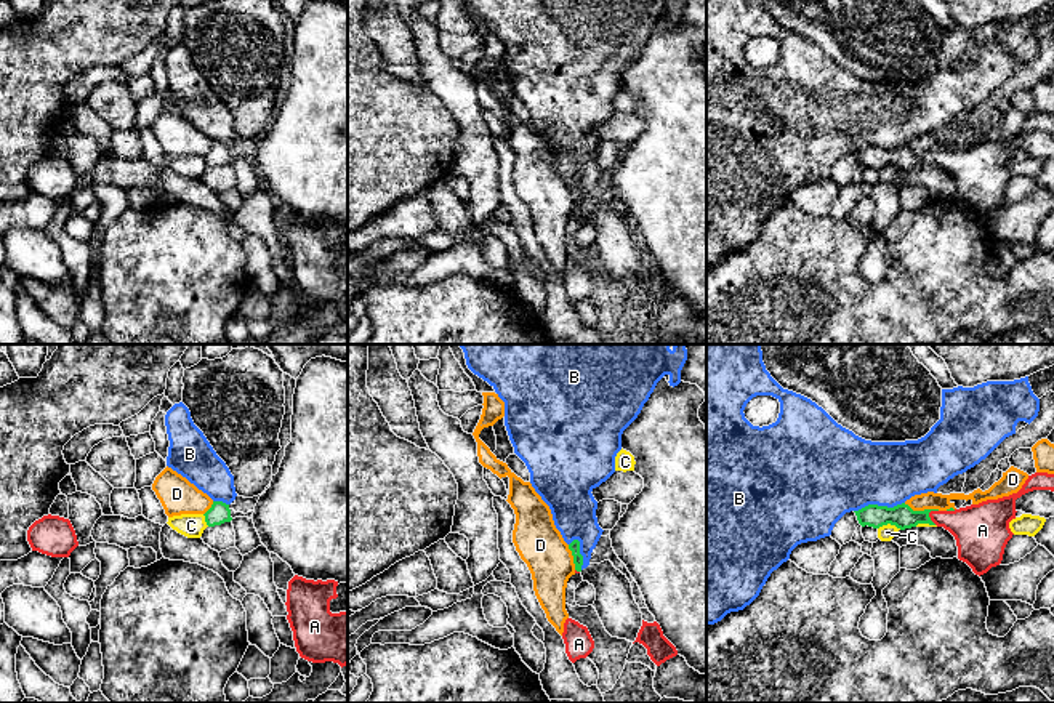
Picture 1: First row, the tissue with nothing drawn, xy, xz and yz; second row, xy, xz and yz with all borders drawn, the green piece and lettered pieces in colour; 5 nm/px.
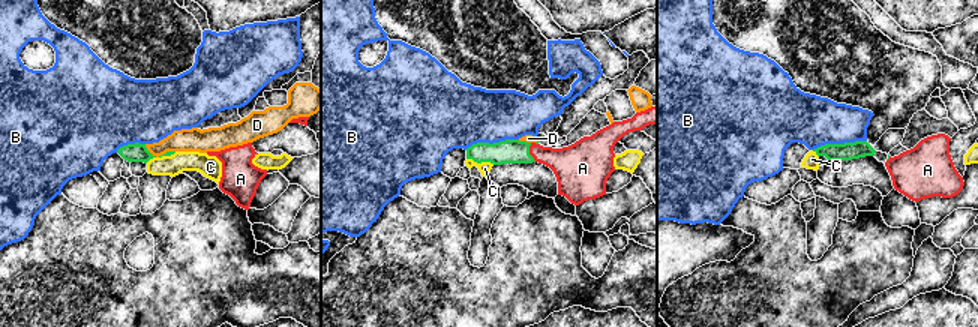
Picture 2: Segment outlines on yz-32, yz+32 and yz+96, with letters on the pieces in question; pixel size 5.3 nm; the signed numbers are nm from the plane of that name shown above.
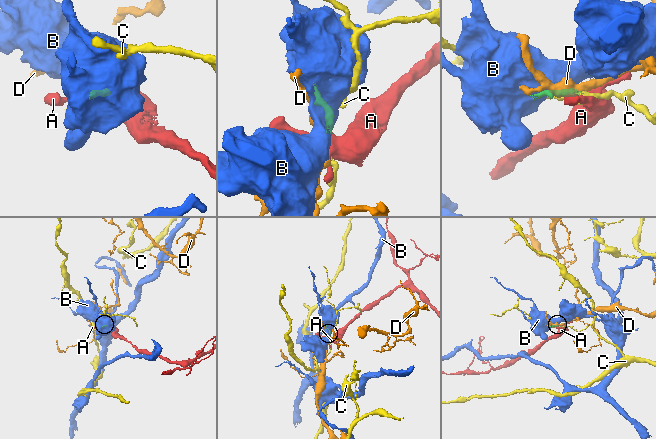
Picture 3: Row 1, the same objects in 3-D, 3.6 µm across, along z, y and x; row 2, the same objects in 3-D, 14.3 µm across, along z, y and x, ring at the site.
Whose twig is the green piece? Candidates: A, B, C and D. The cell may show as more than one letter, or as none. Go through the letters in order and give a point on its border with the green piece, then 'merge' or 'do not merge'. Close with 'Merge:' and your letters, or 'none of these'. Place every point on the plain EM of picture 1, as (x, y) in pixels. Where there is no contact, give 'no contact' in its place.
A: contact yz (929, 159); merge
B: contact yz (878, 148); do not merge
C: contact yz (889, 164); do not merge
D: contact yz (921, 152); do not merge
Merge: A

